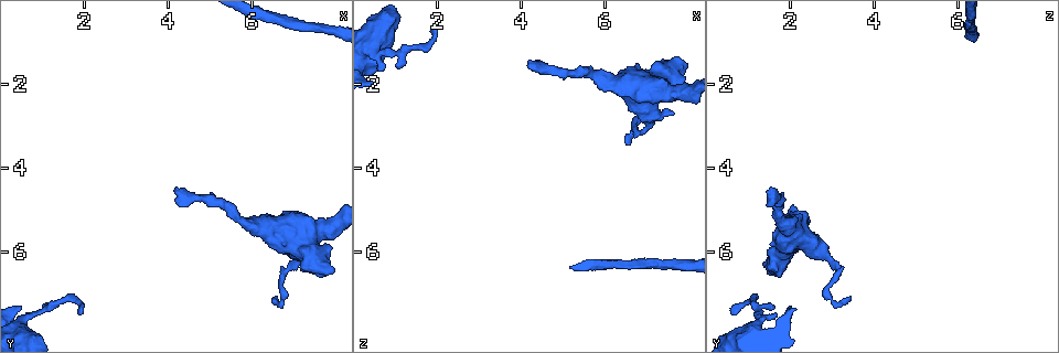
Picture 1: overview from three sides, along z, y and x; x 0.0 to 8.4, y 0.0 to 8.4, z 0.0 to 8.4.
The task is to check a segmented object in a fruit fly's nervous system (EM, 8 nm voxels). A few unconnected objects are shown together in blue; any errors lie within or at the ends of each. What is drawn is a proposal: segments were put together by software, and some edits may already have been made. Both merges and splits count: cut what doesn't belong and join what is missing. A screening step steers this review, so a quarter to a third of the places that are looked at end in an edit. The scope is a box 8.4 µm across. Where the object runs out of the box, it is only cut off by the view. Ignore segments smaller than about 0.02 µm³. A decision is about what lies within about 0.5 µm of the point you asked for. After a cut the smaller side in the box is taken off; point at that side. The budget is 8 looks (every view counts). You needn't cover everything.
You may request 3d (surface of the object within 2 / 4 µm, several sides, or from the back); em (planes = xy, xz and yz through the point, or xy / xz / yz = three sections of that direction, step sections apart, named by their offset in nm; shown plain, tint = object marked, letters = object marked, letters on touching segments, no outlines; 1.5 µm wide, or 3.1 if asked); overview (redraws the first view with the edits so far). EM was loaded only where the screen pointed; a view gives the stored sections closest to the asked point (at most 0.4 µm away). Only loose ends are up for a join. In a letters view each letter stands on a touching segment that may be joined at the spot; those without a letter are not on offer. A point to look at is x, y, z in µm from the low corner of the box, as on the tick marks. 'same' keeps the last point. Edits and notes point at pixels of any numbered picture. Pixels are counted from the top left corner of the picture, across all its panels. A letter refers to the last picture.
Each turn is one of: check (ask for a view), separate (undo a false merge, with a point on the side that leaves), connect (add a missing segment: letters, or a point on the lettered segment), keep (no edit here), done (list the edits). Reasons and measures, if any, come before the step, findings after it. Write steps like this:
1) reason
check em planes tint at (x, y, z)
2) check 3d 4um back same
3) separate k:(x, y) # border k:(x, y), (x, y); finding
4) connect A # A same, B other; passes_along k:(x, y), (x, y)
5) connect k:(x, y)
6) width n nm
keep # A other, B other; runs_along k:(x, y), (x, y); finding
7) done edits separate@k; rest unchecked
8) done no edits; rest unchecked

calibre changes
check em xy step 4 tint at (7.00, 6.30, 3.05)

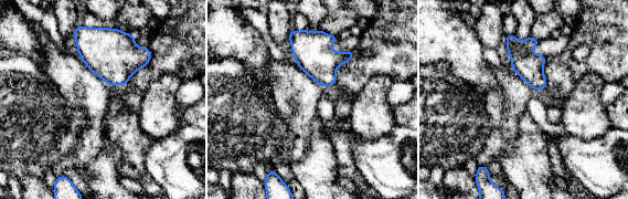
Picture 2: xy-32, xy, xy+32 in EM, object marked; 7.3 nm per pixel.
check em planes letters same

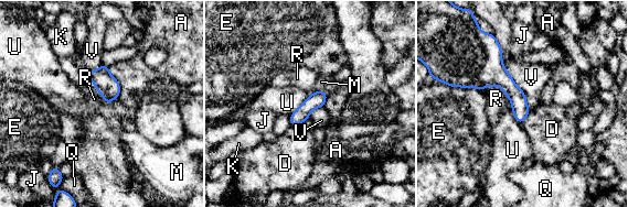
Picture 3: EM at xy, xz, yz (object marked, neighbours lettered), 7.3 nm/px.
width 80 nm
keep # A other, D other, E other, J other, K other, M other, Q other, R other, U other, V other; border 3:(493, 35), (530, 111); all the same neuron

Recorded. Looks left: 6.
branch stops here
check 3d 4um at (4.25, 4.55, 1.55)

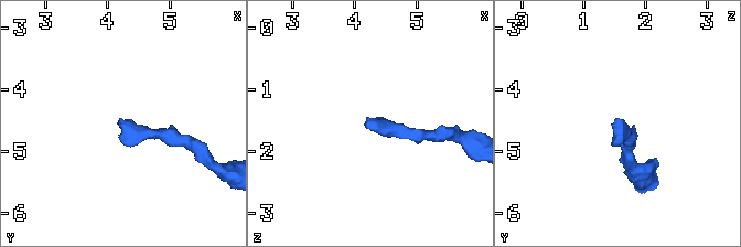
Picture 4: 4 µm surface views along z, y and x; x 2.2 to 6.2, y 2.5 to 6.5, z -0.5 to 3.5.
need the tissue
check em xy step 8 tint at (4.20, 4.45, 1.50)

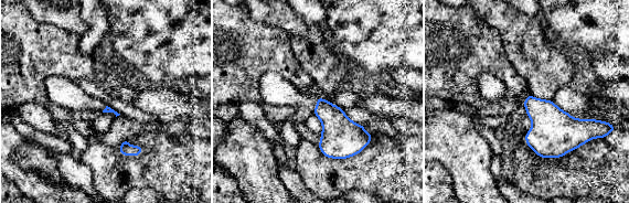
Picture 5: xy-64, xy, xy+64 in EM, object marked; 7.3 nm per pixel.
check em planes letters same

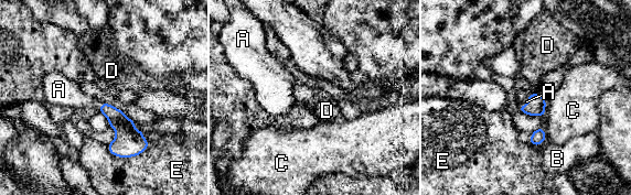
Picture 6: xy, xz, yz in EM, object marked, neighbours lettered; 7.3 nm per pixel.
connect 6:(70, 94) # A same, B other, C other, D other, E other; the neuron continues

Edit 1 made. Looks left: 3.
check 3d 2um back at (0.65, 7.45, 1.65)

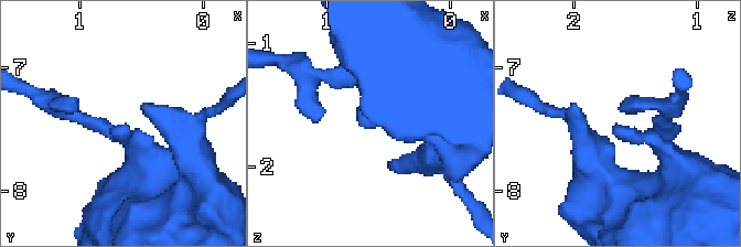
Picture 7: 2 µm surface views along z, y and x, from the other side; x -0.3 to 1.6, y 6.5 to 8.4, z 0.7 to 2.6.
need the tissue
check em xz step 4 letters at (0.66, 7.50, 1.70)

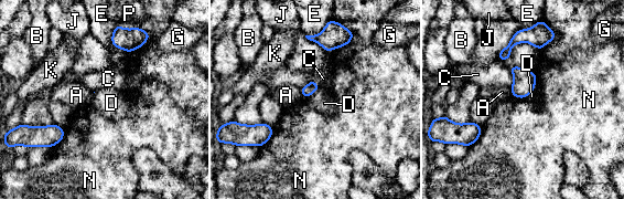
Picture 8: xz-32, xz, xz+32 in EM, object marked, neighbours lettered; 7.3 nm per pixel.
keep # A other, B other, C other, D other, E other, G other, J other, K other, N other, P other; no lettered segment goes on from it

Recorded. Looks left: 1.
done edits connect@6; rest unchecked

